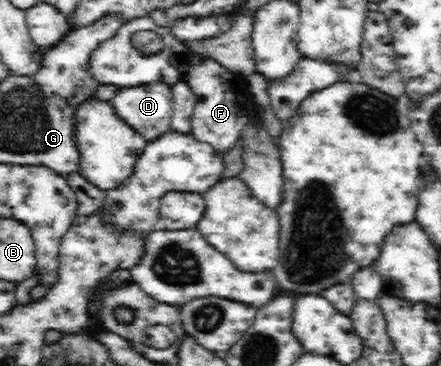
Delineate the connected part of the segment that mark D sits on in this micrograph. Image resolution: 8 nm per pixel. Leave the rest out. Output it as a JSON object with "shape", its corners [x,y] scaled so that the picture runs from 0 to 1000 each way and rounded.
{"shape":[[[376,224],[277,238],[249,281],[304,355],[333,385],[388,355],[392,262]]]}

